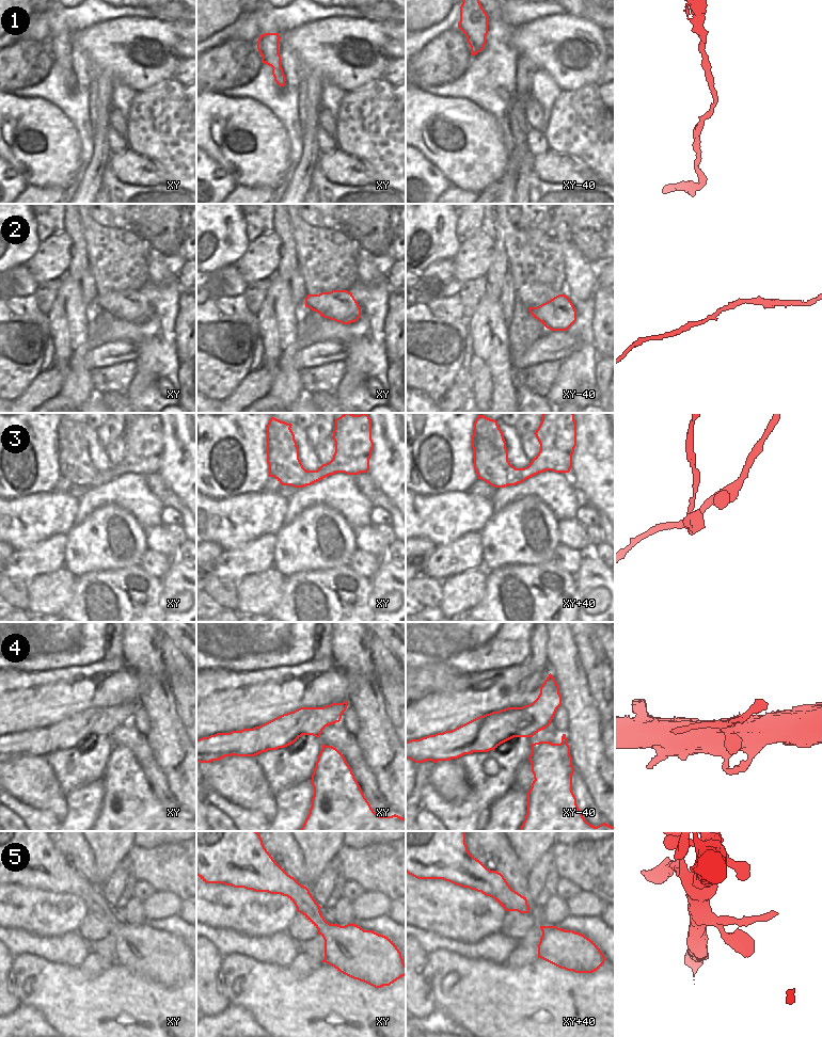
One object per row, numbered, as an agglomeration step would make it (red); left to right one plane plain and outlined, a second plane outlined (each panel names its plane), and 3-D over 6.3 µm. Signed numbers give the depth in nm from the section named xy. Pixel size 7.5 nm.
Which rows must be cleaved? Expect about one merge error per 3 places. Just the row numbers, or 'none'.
4

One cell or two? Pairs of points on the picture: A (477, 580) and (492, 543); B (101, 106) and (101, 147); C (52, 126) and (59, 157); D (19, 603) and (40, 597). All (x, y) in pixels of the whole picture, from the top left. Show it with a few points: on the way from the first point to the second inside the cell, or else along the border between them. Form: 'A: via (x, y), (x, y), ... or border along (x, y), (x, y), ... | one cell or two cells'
A: border along (483, 568), (486, 571) | two cells
B: via (100, 116), (100, 137) | one cell
C: via (52, 133), (52, 149) | one cell
D: border along (25, 581), (29, 600), (28, 610) | two cells

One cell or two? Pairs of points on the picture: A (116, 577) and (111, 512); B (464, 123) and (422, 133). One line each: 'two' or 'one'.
A: two
B: one

